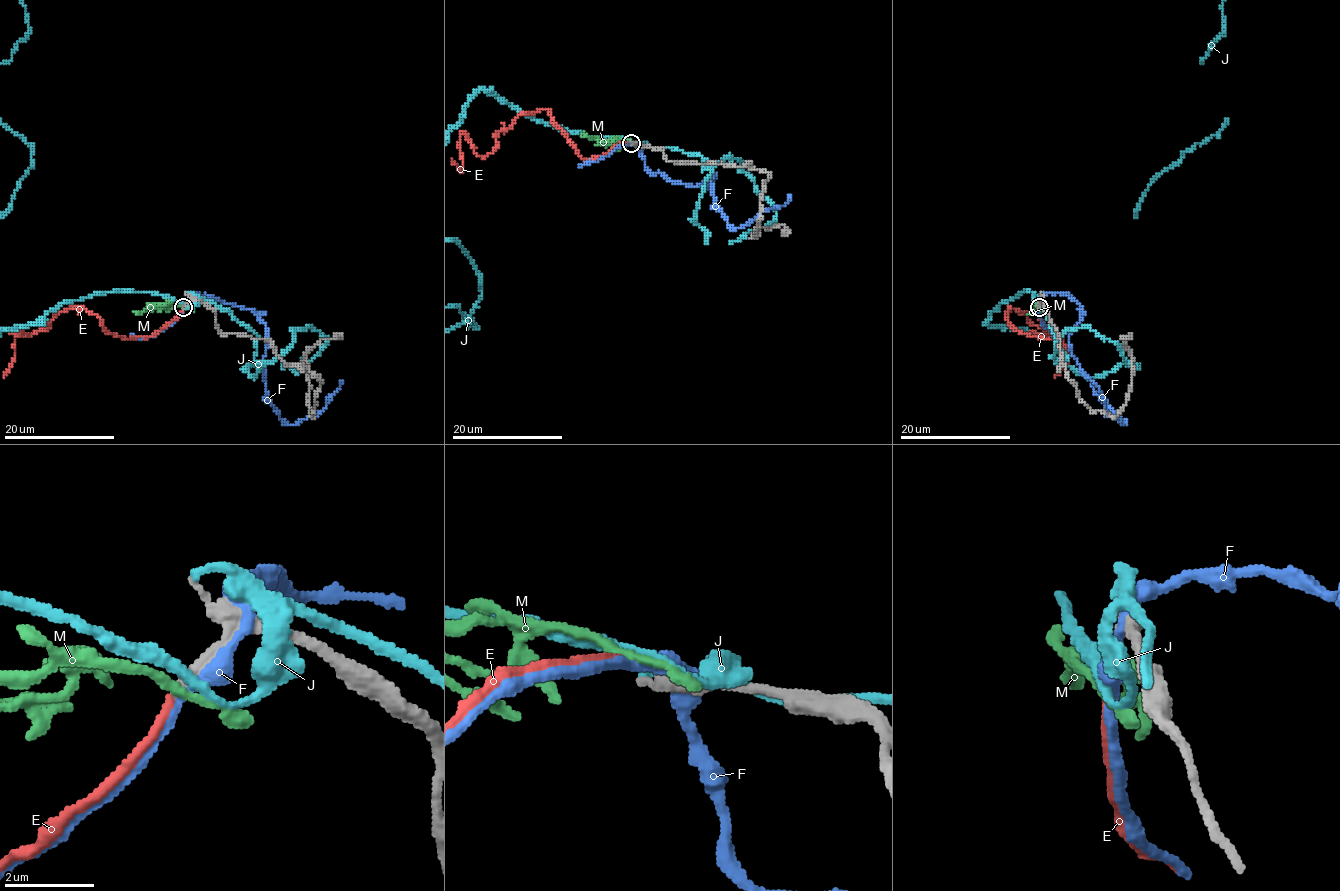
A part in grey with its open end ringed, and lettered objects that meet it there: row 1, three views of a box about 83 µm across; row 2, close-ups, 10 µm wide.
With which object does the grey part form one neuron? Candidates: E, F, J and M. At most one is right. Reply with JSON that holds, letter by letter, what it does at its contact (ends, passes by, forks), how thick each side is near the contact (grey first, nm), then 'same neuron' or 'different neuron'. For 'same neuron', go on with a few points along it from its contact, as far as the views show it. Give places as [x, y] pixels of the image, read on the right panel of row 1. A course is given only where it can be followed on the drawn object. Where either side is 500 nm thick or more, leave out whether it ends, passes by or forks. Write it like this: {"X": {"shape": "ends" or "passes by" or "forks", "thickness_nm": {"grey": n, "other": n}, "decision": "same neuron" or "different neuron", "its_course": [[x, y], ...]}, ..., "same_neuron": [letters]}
{"E": {"shape": "ends", "thickness_nm": {"grey": 240, "other": 190}, "decision": "same neuron"}, "F": {"shape": "passes by", "thickness_nm": {"grey": 320, "other": 320}, "decision": "different neuron"}, "J": {"shape": "passes by", "thickness_nm": {"grey": 280, "other": 240}, "decision": "different neuron"}, "M": {"shape": "passes by", "thickness_nm": {"grey": 240, "other": 190}, "decision": "different neuron"}, "same_neuron": ["E"]}

